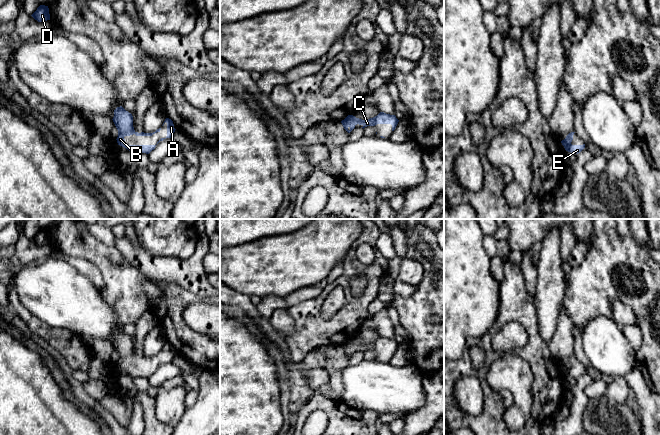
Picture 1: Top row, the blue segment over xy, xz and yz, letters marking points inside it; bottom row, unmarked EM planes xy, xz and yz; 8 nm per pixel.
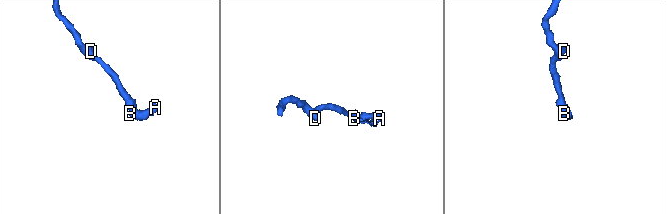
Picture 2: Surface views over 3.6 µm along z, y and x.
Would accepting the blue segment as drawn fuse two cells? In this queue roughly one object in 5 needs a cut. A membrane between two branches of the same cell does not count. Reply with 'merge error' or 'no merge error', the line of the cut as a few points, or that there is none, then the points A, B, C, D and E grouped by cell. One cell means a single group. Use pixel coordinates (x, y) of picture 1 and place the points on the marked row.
no merge error; no cut; A B C D E

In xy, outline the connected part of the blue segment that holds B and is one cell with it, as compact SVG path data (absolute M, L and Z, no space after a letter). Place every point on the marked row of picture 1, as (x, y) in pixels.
M122 106L117 107L114 110L113 122L118 130L117 143L118 145L128 149L132 154L135 153L146 153L149 154L155 149L156 145L126 145L125 136L135 134L136 136L152 136L153 134L160 132L161 128L157 129L153 133L138 133L133 127L133 116L131 113L126 111Z

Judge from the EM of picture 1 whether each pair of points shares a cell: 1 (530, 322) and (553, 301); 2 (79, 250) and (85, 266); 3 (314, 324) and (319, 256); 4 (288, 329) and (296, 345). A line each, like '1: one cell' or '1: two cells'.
1: two cells
2: two cells
3: two cells
4: two cells

